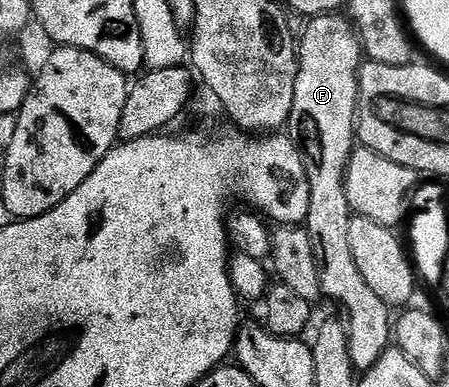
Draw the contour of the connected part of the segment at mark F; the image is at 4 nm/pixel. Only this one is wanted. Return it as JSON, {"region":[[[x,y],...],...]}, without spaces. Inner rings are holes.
{"region":[[[348,16],[314,17],[306,25],[309,26],[302,37],[300,34],[296,46],[295,99],[287,133],[301,152],[309,180],[311,207],[304,224],[313,240],[317,262],[321,265],[321,289],[326,298],[338,301],[345,308],[343,317],[349,331],[351,361],[358,371],[366,371],[375,367],[375,363],[379,363],[379,359],[391,348],[395,321],[392,316],[389,318],[390,306],[371,291],[367,279],[363,279],[359,267],[355,267],[355,255],[351,255],[350,232],[355,214],[347,199],[345,176],[358,140],[357,77],[361,73],[363,50],[361,39]]]}

